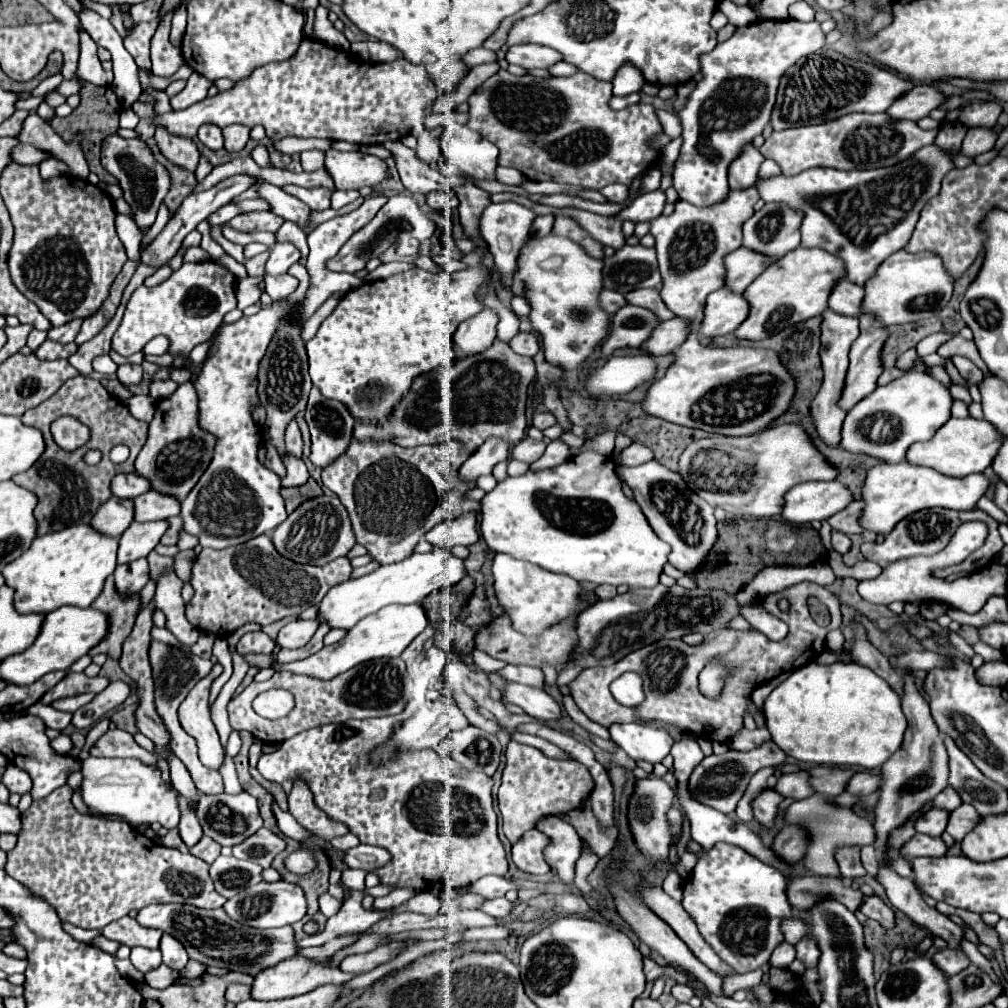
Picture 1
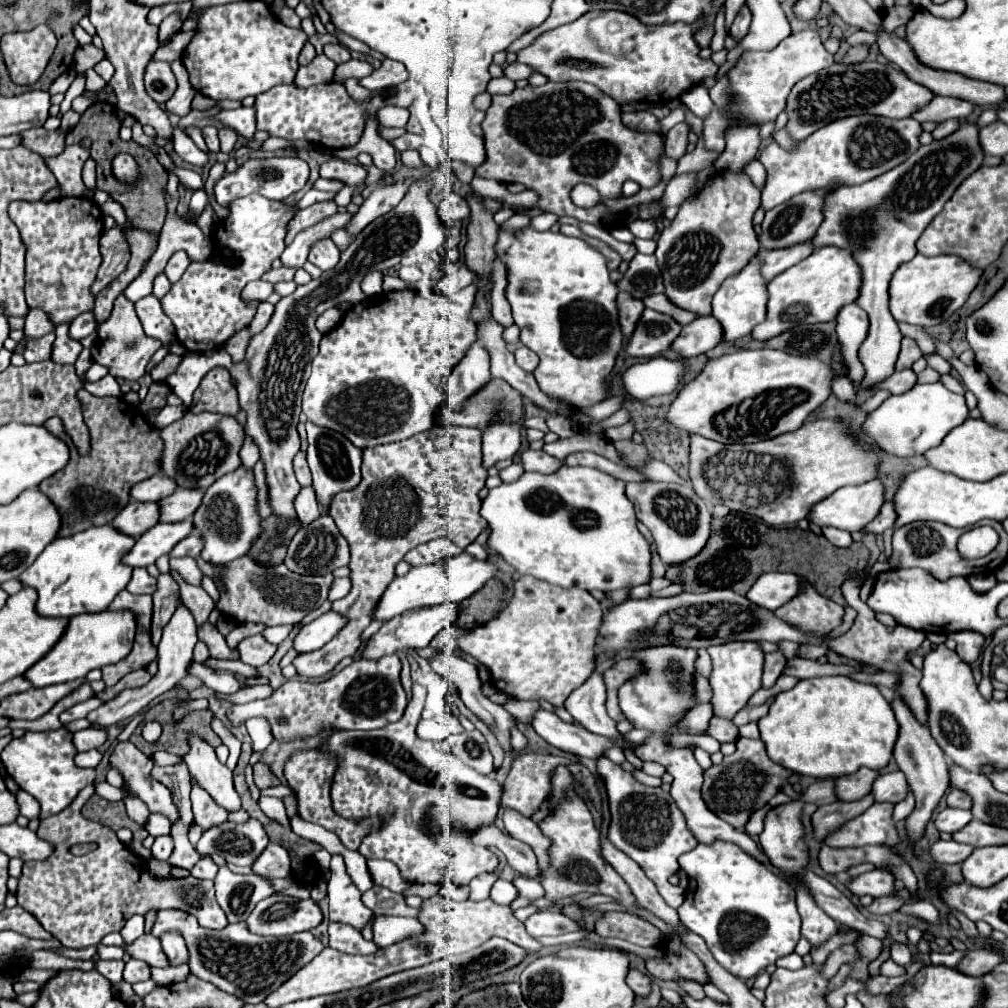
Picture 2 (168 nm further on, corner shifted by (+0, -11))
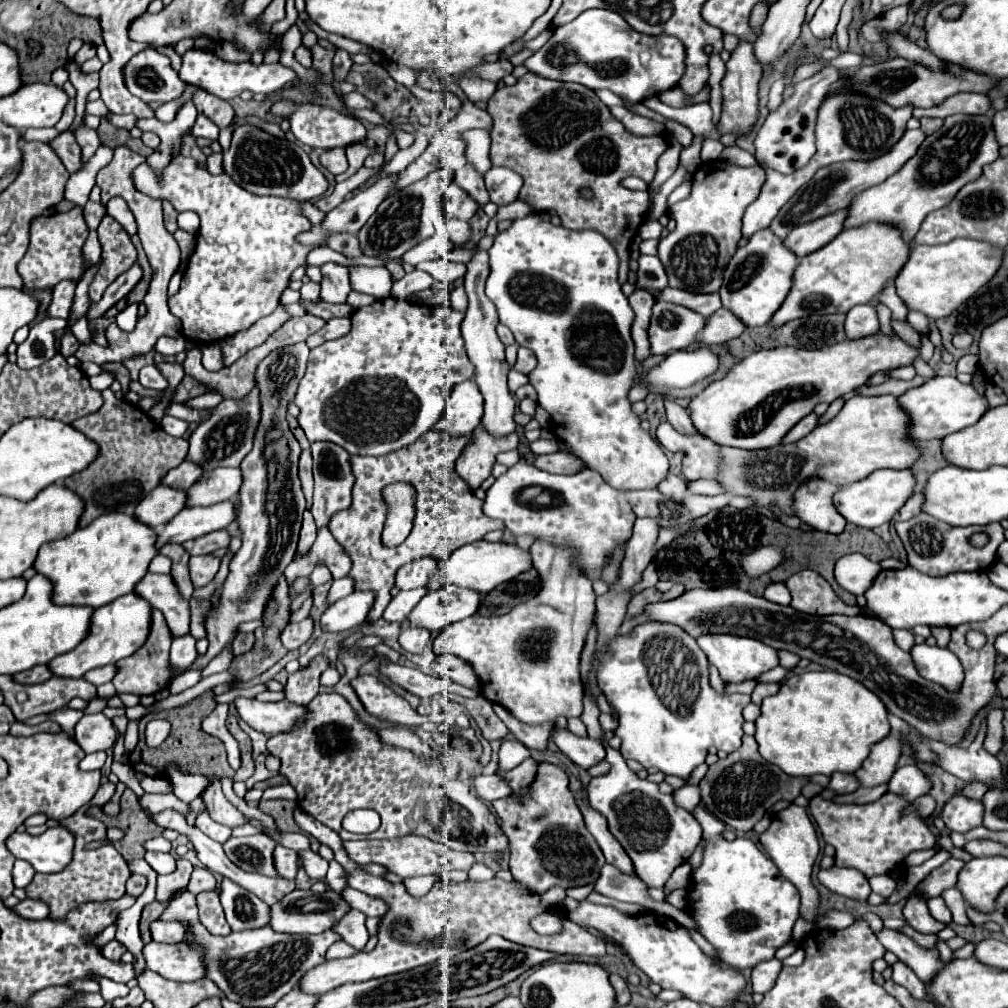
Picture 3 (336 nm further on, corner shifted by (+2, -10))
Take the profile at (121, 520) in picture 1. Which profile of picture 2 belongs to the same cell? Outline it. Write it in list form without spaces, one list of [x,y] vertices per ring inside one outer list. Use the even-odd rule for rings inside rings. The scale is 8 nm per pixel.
[[[129,502],[113,520],[113,526],[127,536],[143,536],[149,528],[159,524],[157,502]]]

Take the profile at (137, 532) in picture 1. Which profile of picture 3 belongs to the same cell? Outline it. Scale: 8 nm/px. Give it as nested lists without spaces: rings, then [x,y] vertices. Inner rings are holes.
[[[223,501],[211,507],[195,507],[179,511],[167,525],[163,525],[157,533],[155,549],[161,549],[167,543],[185,543],[189,539],[197,539],[217,529],[225,529],[235,519],[233,503]]]

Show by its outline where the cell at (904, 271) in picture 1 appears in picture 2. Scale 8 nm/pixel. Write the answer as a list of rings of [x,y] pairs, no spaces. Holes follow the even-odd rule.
[[[917,254],[911,262],[901,264],[891,280],[891,314],[897,322],[909,322],[925,328],[937,326],[967,302],[973,286],[977,286],[977,282],[981,280],[981,274],[983,270],[969,266],[969,262],[953,254],[931,258]]]

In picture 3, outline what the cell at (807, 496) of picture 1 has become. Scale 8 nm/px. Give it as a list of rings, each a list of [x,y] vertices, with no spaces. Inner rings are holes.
[[[881,469],[881,471],[875,471],[875,473],[871,473],[869,477],[865,477],[861,481],[855,481],[855,483],[839,489],[833,495],[833,505],[839,513],[843,513],[847,523],[853,523],[857,527],[875,529],[875,527],[891,521],[891,517],[899,511],[899,507],[911,495],[913,485],[915,485],[915,479],[913,479],[909,469],[905,469],[905,471]]]

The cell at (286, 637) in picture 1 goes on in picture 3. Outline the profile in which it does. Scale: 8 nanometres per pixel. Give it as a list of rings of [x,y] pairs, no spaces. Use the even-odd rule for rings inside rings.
[[[351,593],[333,603],[321,615],[321,629],[325,633],[341,633],[365,623],[367,609],[371,609],[371,593]]]

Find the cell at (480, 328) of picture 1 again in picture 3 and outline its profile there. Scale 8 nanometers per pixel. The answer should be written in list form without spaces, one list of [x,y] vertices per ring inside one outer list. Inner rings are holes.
[[[463,381],[455,385],[447,397],[447,409],[437,421],[435,429],[449,437],[465,435],[475,431],[483,417],[483,395],[475,381]]]

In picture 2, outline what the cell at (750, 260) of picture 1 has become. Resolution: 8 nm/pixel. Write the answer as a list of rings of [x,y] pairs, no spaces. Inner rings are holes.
[[[811,240],[803,242],[803,244],[797,244],[797,246],[789,246],[785,250],[761,250],[761,254],[757,254],[757,256],[763,262],[761,272],[763,272],[765,280],[773,280],[783,270],[787,270],[793,264],[807,258],[813,250],[815,250],[815,246],[813,246]]]

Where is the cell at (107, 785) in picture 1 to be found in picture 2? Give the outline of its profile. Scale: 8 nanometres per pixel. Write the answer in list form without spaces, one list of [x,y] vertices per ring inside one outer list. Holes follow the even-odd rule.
[[[160,836],[157,837],[151,847],[151,853],[157,860],[166,861],[170,857],[174,848],[172,837]]]

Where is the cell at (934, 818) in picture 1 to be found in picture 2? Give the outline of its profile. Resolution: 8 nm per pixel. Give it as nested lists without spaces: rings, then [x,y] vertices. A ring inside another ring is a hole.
[[[945,808],[939,812],[937,820],[935,820],[935,826],[939,832],[957,832],[961,828],[965,828],[969,822],[973,820],[973,814],[971,810],[957,810],[957,808]]]

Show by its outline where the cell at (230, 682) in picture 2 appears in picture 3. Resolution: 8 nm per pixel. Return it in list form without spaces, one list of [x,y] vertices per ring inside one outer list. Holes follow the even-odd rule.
[[[235,697],[233,705],[245,723],[249,723],[253,729],[261,733],[273,733],[273,735],[289,731],[297,721],[297,717],[305,713],[305,707],[289,701],[259,703],[257,699]]]

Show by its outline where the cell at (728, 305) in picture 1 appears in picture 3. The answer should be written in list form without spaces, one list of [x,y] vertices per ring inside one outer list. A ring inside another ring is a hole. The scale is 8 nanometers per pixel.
[[[769,229],[757,231],[743,247],[737,249],[725,269],[723,285],[719,289],[723,307],[729,309],[745,327],[765,325],[783,303],[783,297],[787,297],[795,265],[797,257],[783,249],[779,237],[775,237]]]

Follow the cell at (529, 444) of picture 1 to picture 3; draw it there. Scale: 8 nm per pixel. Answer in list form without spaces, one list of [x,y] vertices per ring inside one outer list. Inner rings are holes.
[[[561,451],[551,455],[537,455],[533,459],[533,465],[547,473],[561,473],[561,475],[571,475],[571,473],[577,473],[577,469],[585,467],[585,463],[579,461],[575,455],[561,453]]]

